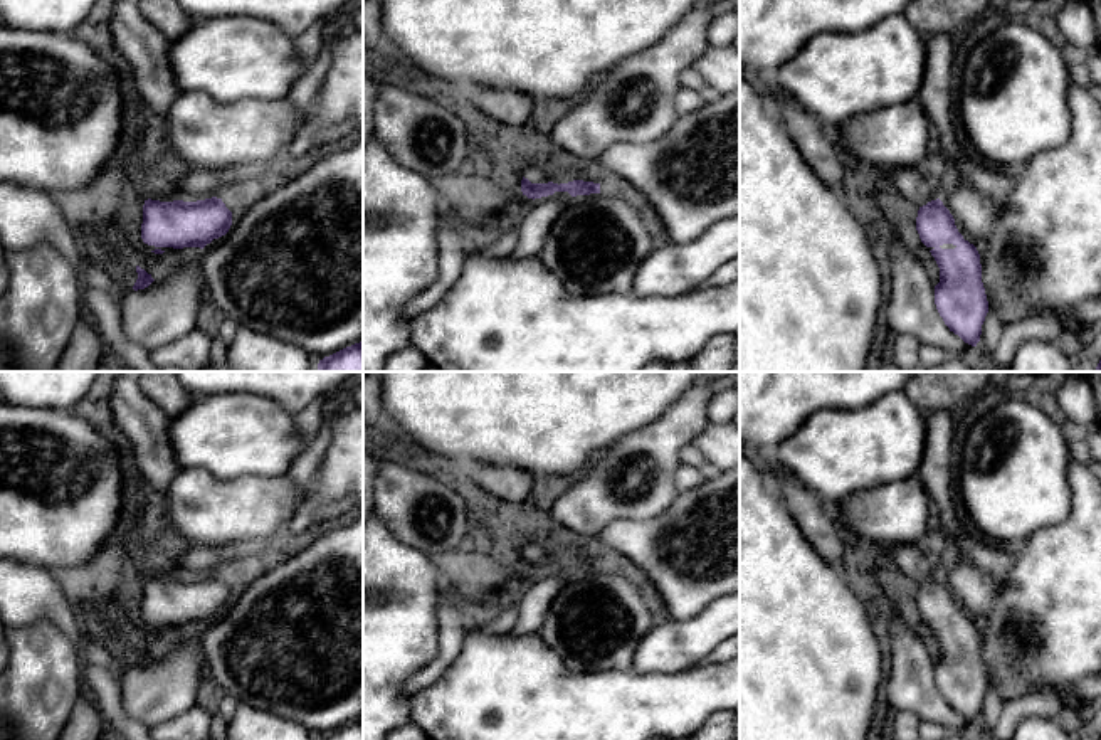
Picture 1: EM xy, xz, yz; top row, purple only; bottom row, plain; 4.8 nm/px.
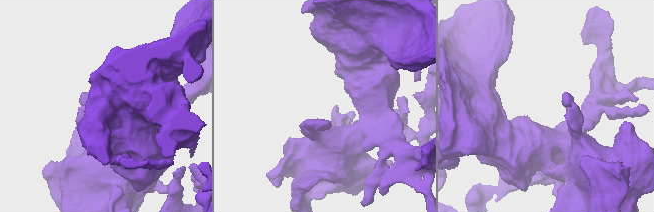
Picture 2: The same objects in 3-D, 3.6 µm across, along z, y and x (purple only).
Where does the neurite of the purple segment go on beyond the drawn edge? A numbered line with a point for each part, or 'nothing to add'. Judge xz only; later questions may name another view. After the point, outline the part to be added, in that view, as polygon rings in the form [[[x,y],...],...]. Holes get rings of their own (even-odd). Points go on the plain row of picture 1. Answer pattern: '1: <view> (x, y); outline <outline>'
1: xz (535, 550); outline [[[536,542],[526,545],[523,553],[528,555],[531,560],[548,560],[548,558],[551,558],[550,548],[541,545],[541,543],[536,543]]]

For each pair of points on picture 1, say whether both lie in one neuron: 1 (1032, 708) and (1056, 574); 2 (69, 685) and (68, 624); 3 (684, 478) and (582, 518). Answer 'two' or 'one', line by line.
1: two
2: two
3: two

